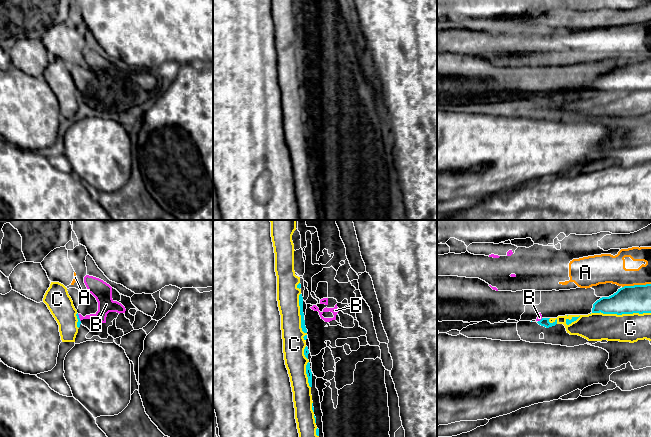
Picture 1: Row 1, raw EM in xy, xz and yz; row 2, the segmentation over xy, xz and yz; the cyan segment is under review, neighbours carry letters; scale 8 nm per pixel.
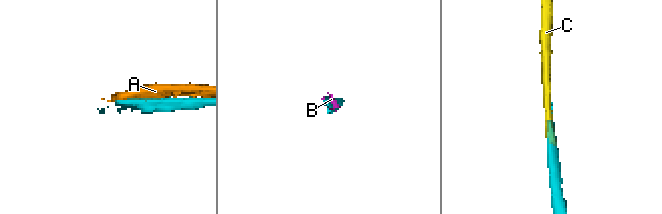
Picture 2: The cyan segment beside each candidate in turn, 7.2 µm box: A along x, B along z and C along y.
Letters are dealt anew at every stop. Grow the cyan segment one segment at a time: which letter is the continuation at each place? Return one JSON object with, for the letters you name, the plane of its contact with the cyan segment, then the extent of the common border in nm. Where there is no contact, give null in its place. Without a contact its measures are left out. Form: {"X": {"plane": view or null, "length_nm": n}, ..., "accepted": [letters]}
{"C": {"plane": "yz", "length_nm": 480}, "accepted": ["C"]}

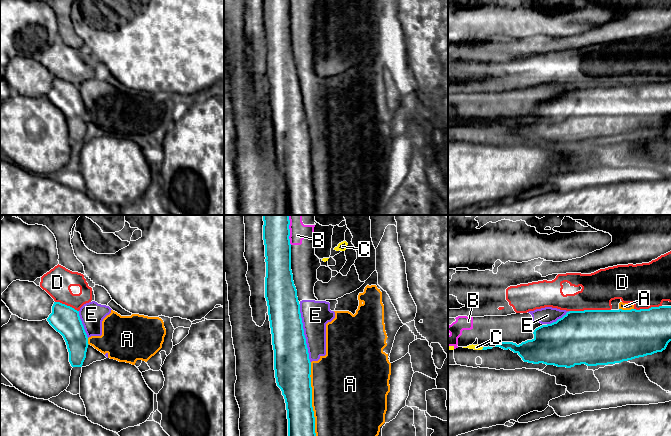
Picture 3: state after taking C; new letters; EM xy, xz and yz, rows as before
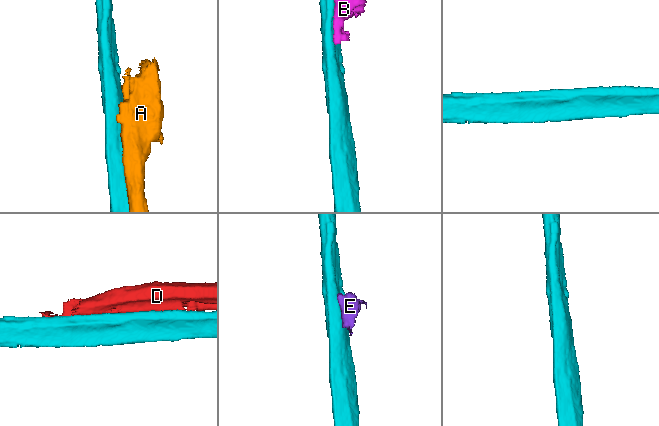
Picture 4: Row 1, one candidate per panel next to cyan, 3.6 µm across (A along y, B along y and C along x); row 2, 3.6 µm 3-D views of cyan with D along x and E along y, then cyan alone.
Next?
{"accepted": []}

